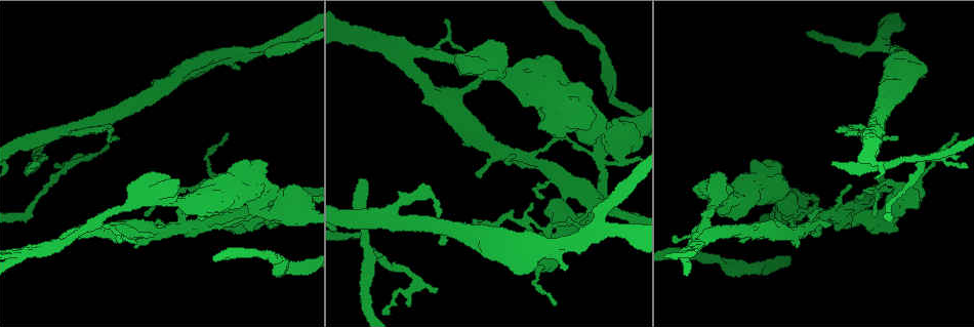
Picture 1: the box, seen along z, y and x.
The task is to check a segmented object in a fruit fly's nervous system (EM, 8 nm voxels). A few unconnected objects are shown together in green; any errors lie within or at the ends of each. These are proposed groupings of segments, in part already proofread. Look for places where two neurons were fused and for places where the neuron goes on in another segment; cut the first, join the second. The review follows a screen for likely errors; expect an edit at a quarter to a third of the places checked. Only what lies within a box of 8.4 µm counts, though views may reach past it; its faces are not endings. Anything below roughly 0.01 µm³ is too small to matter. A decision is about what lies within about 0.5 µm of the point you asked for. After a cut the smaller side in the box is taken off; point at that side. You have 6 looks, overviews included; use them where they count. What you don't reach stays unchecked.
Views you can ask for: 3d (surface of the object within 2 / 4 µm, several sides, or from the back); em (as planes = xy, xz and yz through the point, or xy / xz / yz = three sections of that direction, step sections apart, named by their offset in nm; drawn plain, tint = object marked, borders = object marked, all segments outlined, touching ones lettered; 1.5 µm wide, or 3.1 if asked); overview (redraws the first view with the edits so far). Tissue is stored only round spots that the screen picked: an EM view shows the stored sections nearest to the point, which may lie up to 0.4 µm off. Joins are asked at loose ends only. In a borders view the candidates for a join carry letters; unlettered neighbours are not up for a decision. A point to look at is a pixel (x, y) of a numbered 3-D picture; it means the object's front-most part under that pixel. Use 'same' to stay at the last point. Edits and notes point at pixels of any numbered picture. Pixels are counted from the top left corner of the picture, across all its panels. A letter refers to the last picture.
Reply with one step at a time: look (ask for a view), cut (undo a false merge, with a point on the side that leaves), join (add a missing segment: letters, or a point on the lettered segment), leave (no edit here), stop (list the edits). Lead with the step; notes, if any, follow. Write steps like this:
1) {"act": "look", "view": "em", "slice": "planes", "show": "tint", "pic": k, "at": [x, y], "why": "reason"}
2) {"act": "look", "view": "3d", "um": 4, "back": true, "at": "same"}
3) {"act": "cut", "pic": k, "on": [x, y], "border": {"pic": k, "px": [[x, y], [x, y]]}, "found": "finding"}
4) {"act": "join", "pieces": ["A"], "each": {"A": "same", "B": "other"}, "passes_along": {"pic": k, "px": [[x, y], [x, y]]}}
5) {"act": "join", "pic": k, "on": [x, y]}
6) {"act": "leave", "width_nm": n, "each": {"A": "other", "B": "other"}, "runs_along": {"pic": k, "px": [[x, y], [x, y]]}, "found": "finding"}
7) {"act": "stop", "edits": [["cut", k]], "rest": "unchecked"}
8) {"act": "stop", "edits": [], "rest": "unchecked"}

{"act": "look", "view": "em", "slice": "planes", "show": "borders", "pic": 1, "at": [108, 127], "why": "abrupt turn"}

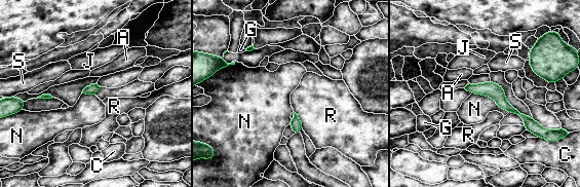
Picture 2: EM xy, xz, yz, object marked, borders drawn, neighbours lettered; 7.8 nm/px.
{"act": "leave", "longest_contact_nm": ["N", 340], "each": {"A": "other", "C": "other", "G": "other", "J": "other", "N": "other", "R": "other", "S": "other"}, "runs_along": {"pic": 2, "px": [[468, 87], [489, 88], [538, 127]]}, "found": "all the same neuron"}

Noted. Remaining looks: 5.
{"act": "look", "view": "3d", "um": 2, "pic": 1, "at": [37, 163], "why": "branch stops here"}

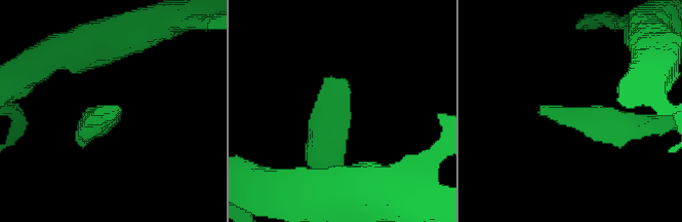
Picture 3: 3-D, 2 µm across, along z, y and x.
{"act": "look", "view": "em", "slice": "yz", "step": 4, "show": "tint", "pic": 3, "at": [541, 107]}

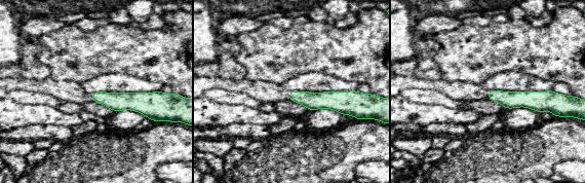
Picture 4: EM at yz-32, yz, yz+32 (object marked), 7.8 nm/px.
{"act": "look", "view": "em", "slice": "planes", "show": "borders", "at": "same", "why": "cut it another way"}

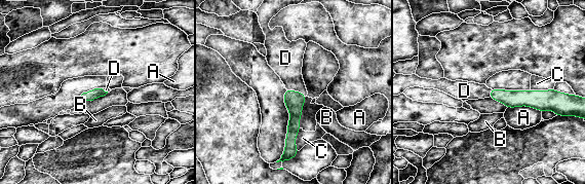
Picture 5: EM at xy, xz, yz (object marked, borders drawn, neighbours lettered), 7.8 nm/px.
{"act": "join", "pieces": ["D"], "each": {"A": "other", "B": "other", "C": "other", "D": "same"}, "passes_along": {"pic": 5, "px": [[294, 101], [297, 90], [286, 61]]}, "found": "the neuron continues"}

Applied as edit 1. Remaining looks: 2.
{"act": "stop", "edits": [["join", 5]], "rest": "unchecked"}

